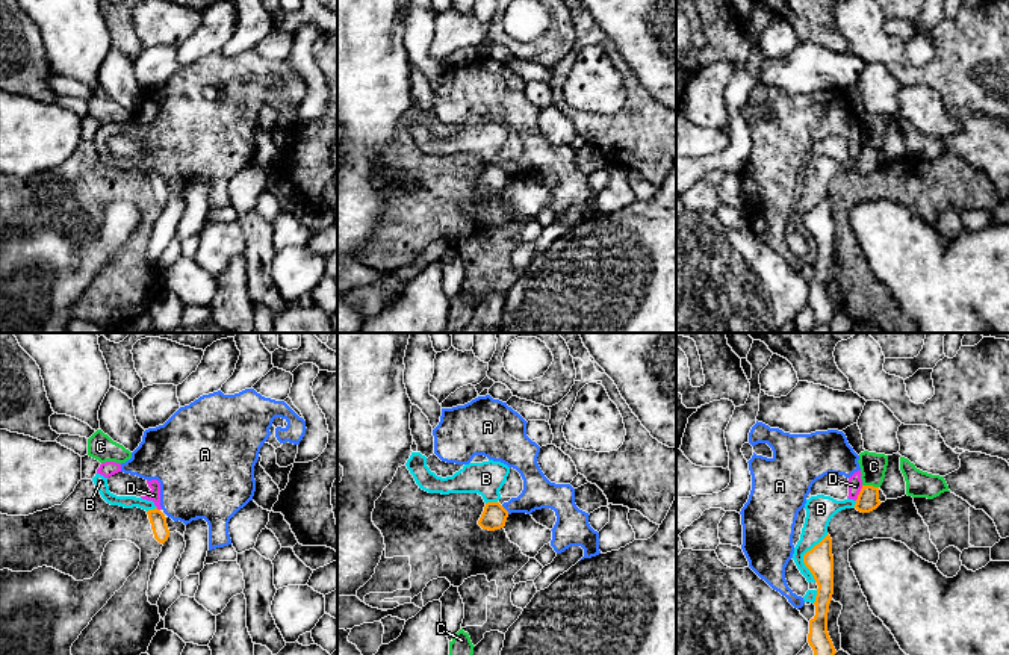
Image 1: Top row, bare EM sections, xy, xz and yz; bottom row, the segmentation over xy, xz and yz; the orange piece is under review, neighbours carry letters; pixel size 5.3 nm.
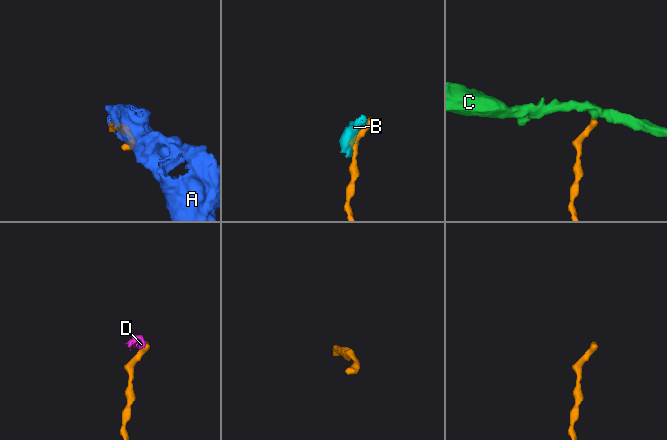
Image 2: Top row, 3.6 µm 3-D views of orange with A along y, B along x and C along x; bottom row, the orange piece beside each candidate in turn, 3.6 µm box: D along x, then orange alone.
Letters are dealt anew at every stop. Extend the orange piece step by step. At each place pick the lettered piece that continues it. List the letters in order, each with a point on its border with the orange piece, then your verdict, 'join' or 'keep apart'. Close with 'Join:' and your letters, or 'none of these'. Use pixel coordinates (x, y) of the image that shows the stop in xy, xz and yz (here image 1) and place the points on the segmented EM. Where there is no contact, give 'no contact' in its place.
A: xz (506, 510) | keep apart
B: yz (804, 557) | keep apart
C: yz (870, 486) | keep apart
D: yz (859, 493) | keep apart
Join: none of these

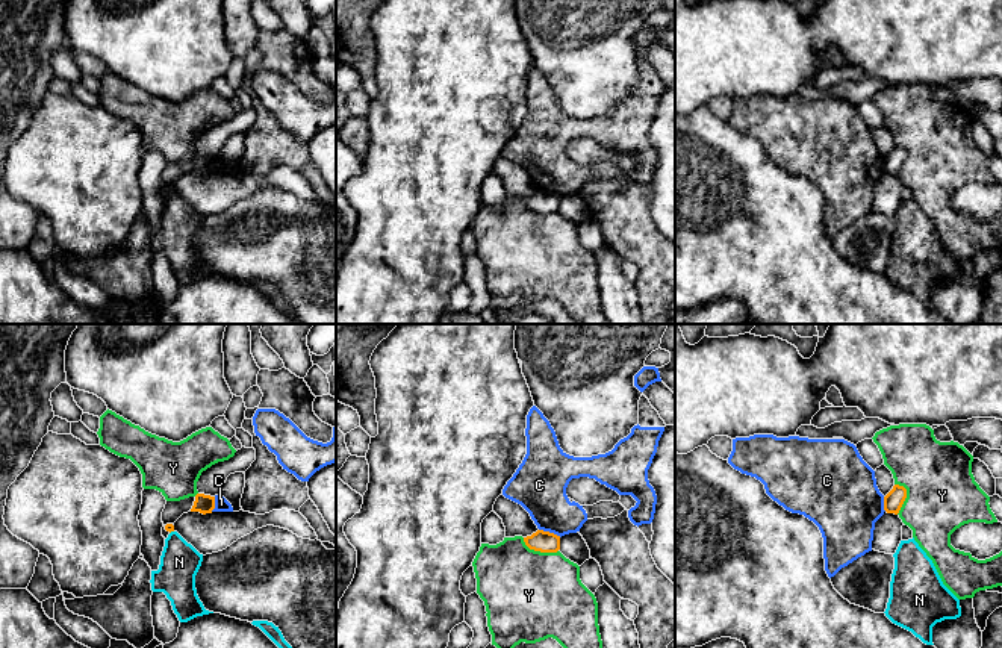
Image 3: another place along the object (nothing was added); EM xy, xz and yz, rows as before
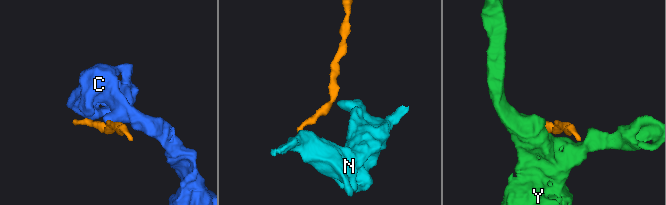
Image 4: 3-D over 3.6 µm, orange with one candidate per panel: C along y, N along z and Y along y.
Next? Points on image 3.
C: xz (548, 532) | keep apart
N: xy (171, 530) | keep apart
Y: xz (539, 550) | keep apart
Join: none of these

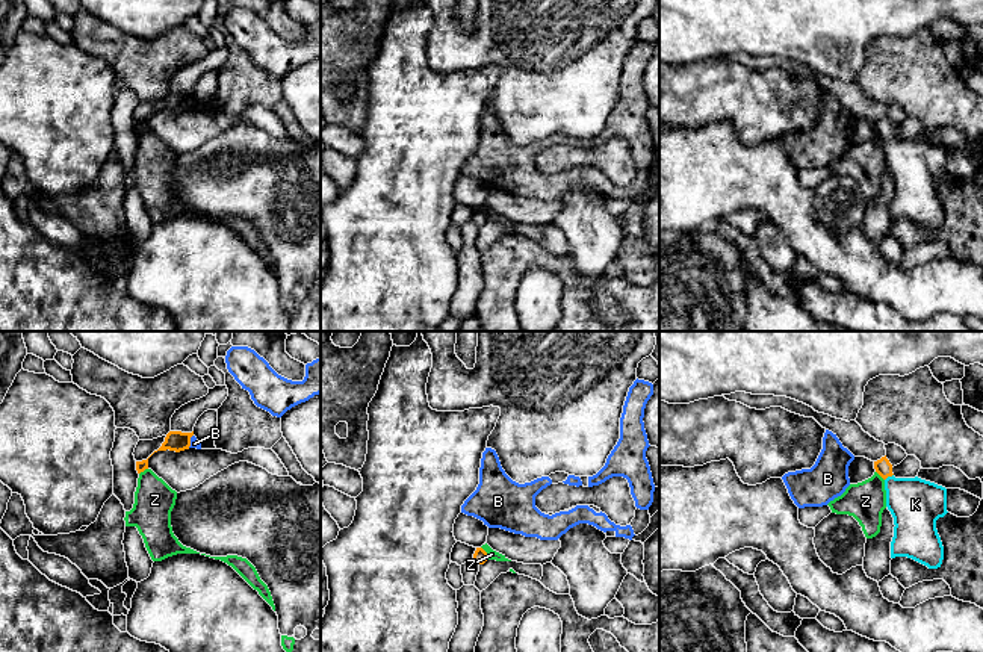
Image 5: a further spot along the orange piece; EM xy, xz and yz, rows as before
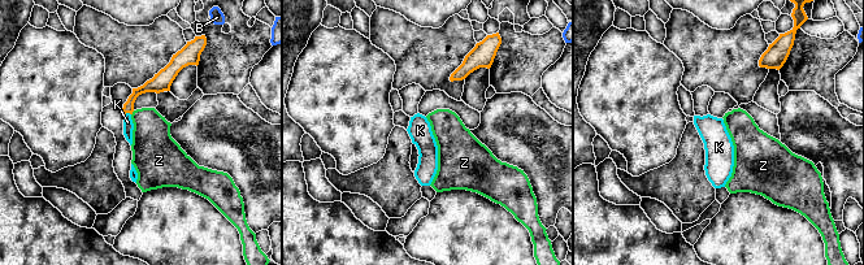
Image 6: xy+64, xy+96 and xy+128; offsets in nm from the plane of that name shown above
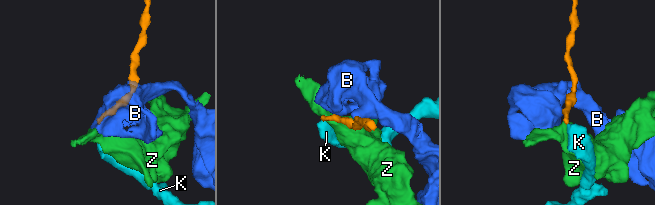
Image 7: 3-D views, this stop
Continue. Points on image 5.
B: xy (189, 440) | keep apart
K: yz (888, 475) | join
Z: xz (486, 552) | keep apart
Join: K

